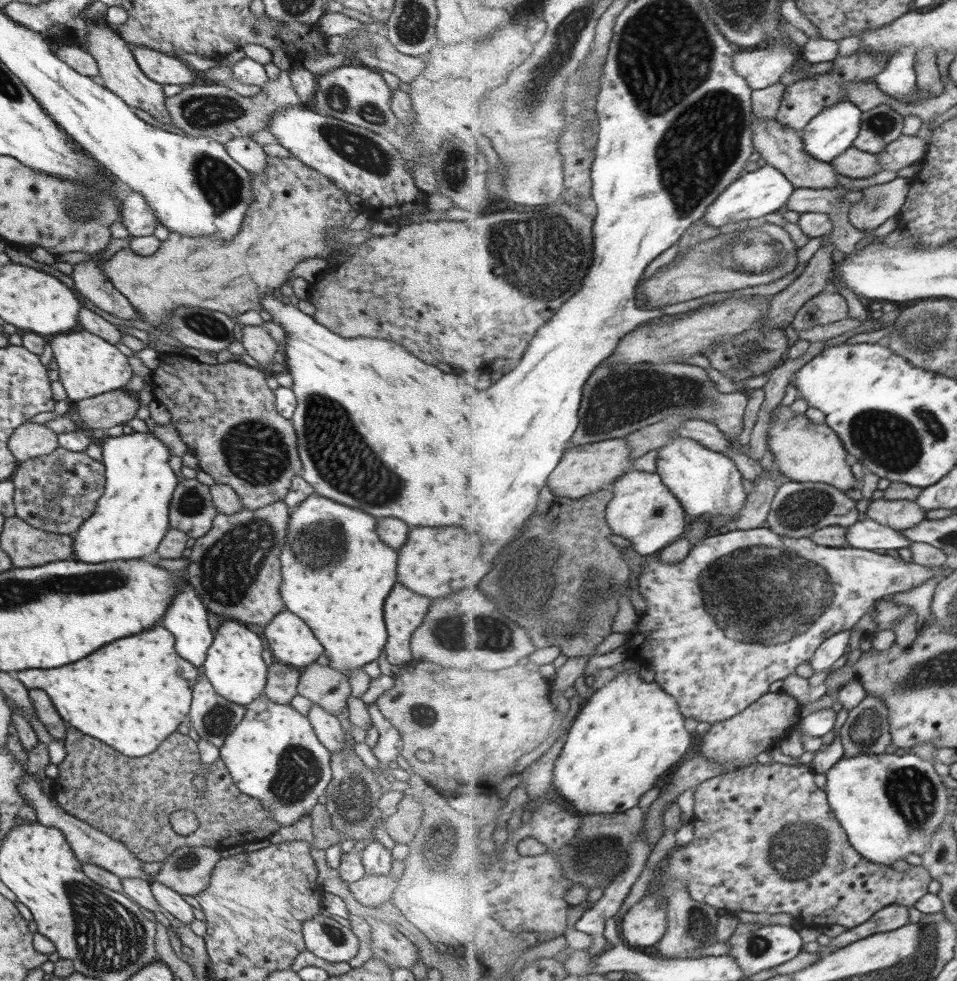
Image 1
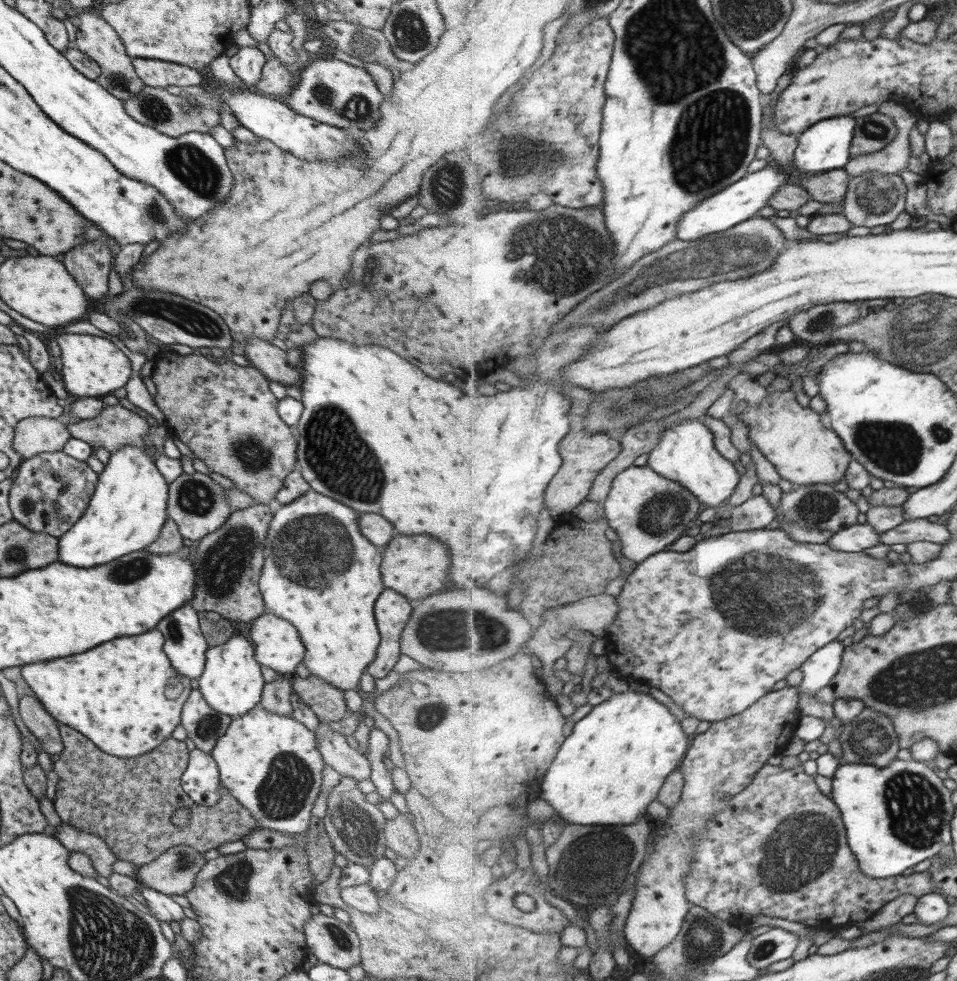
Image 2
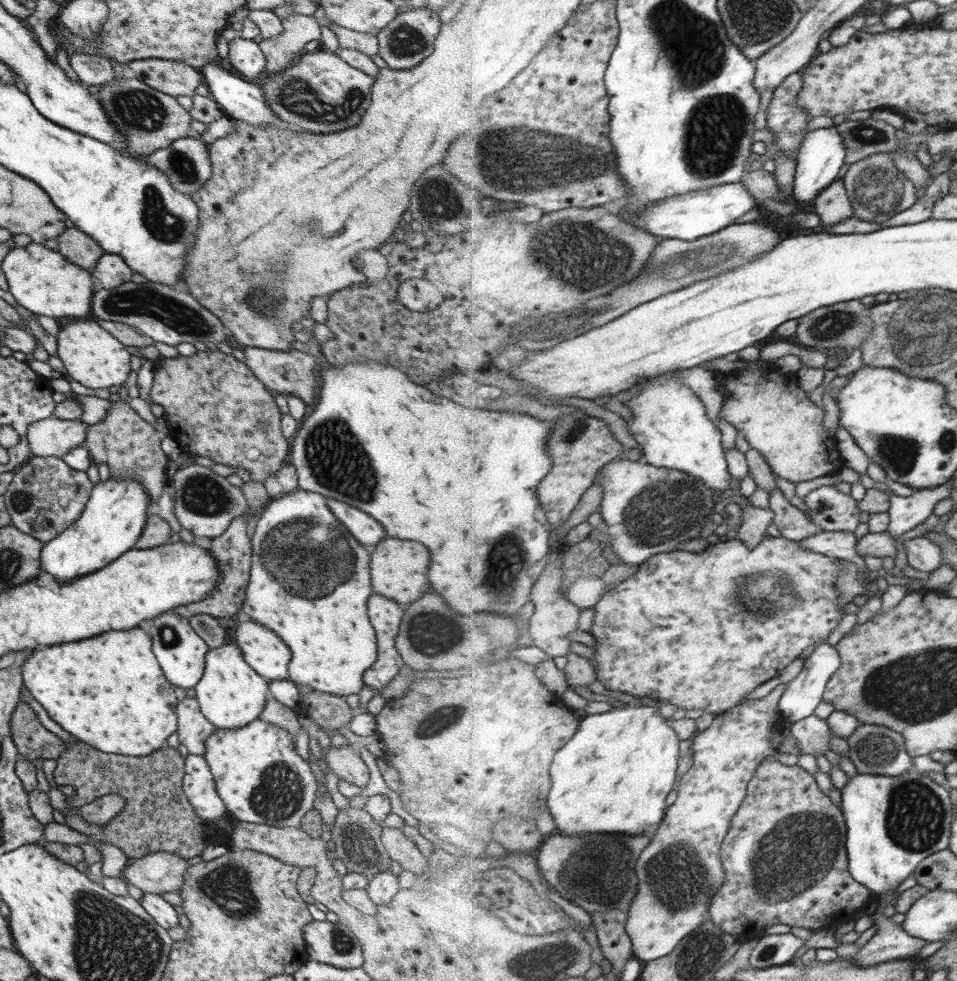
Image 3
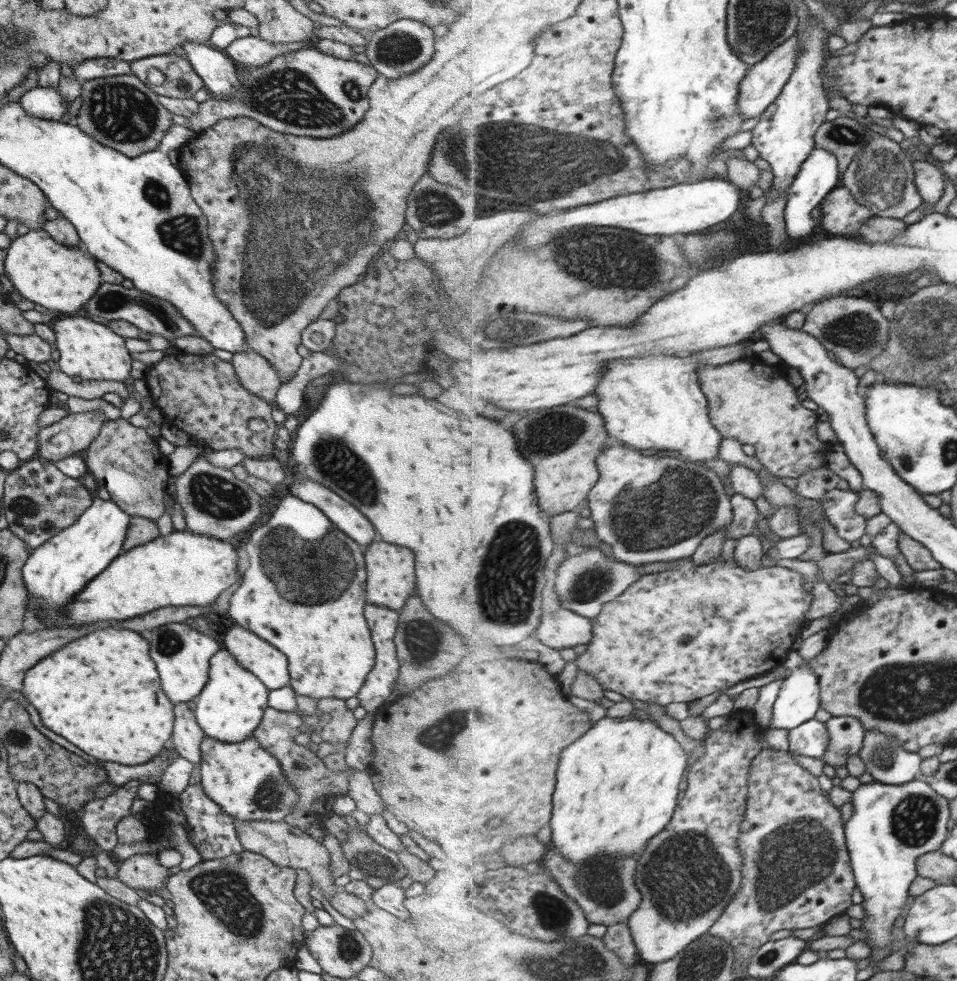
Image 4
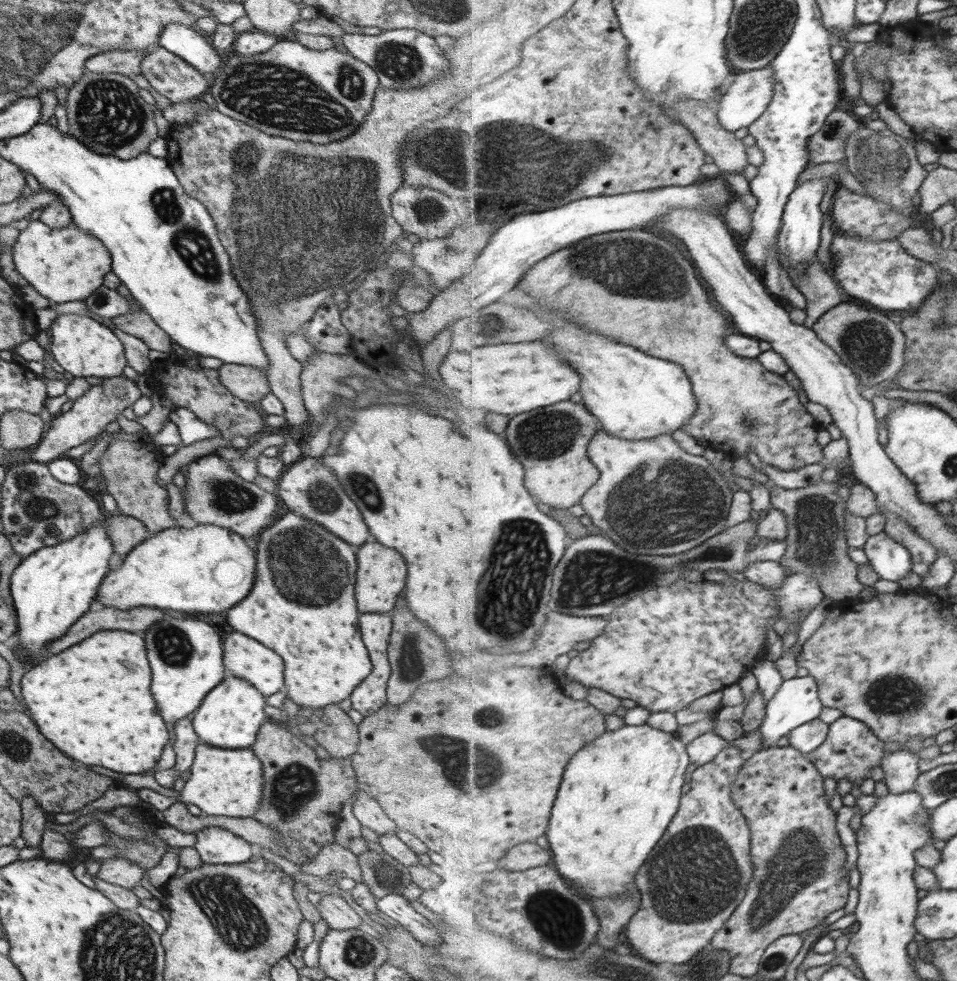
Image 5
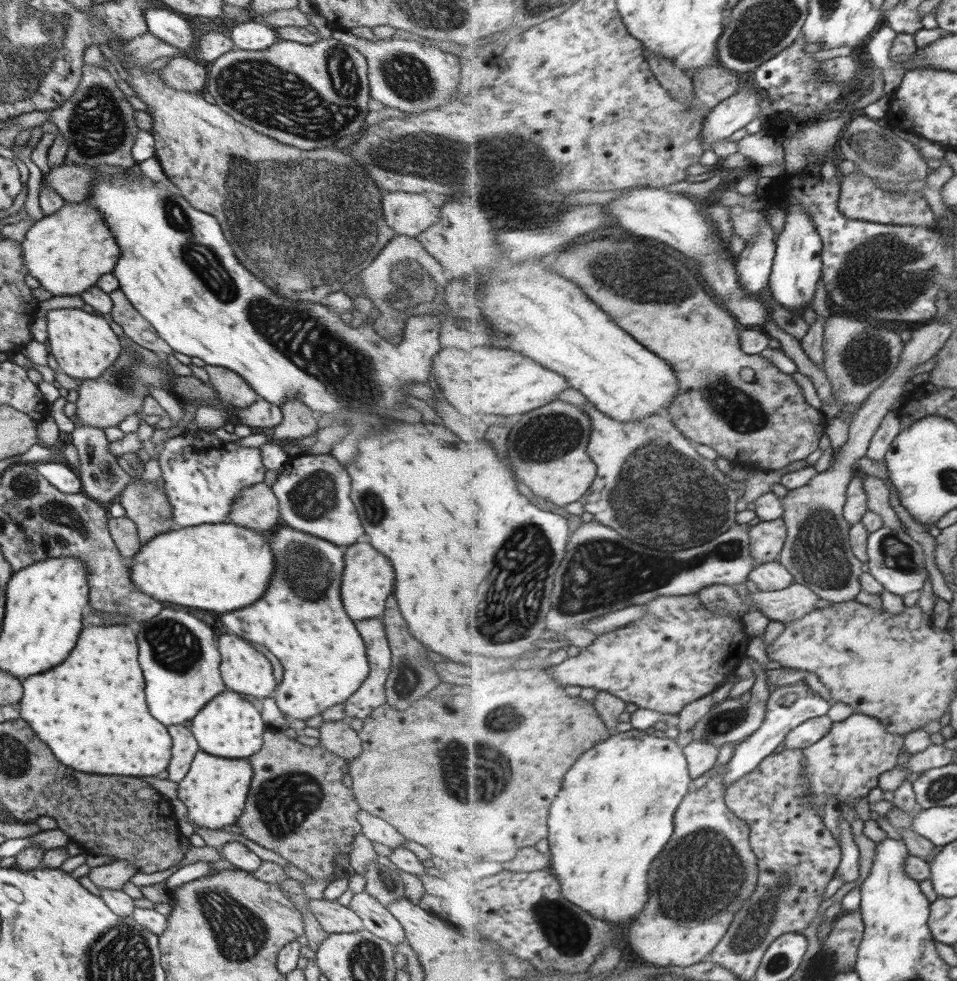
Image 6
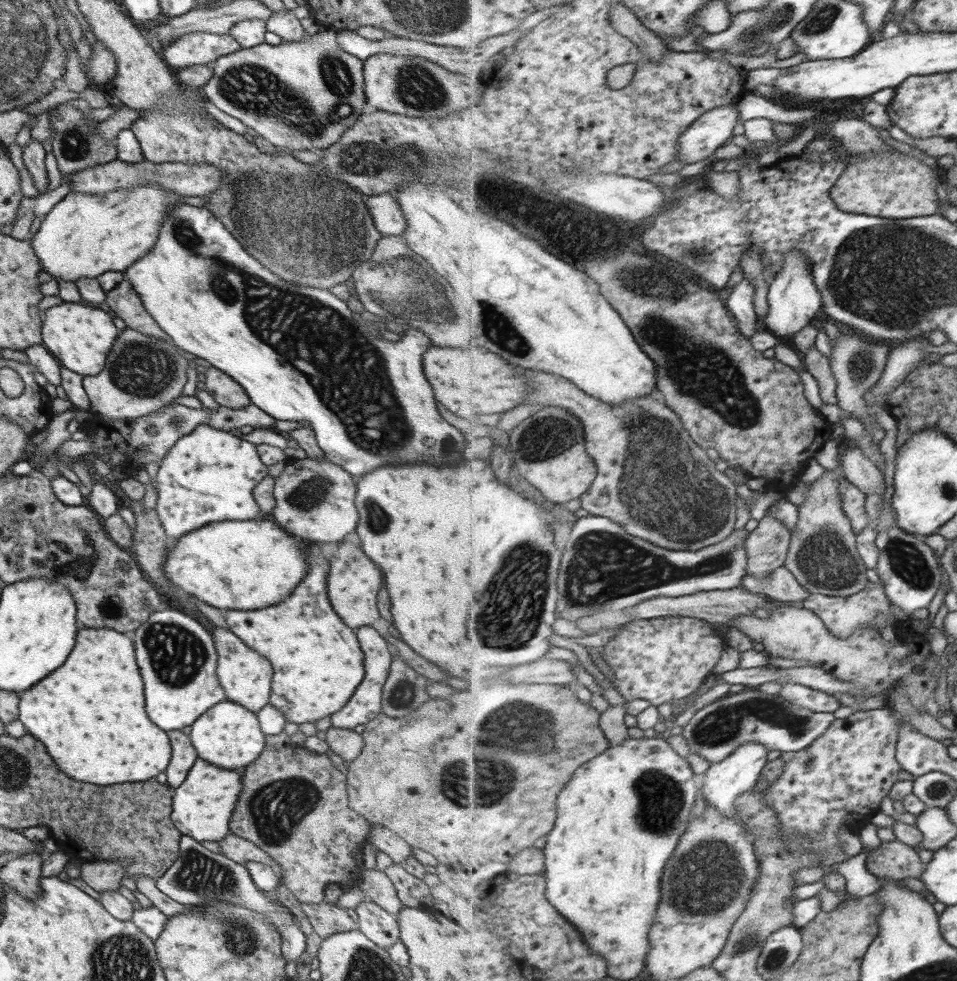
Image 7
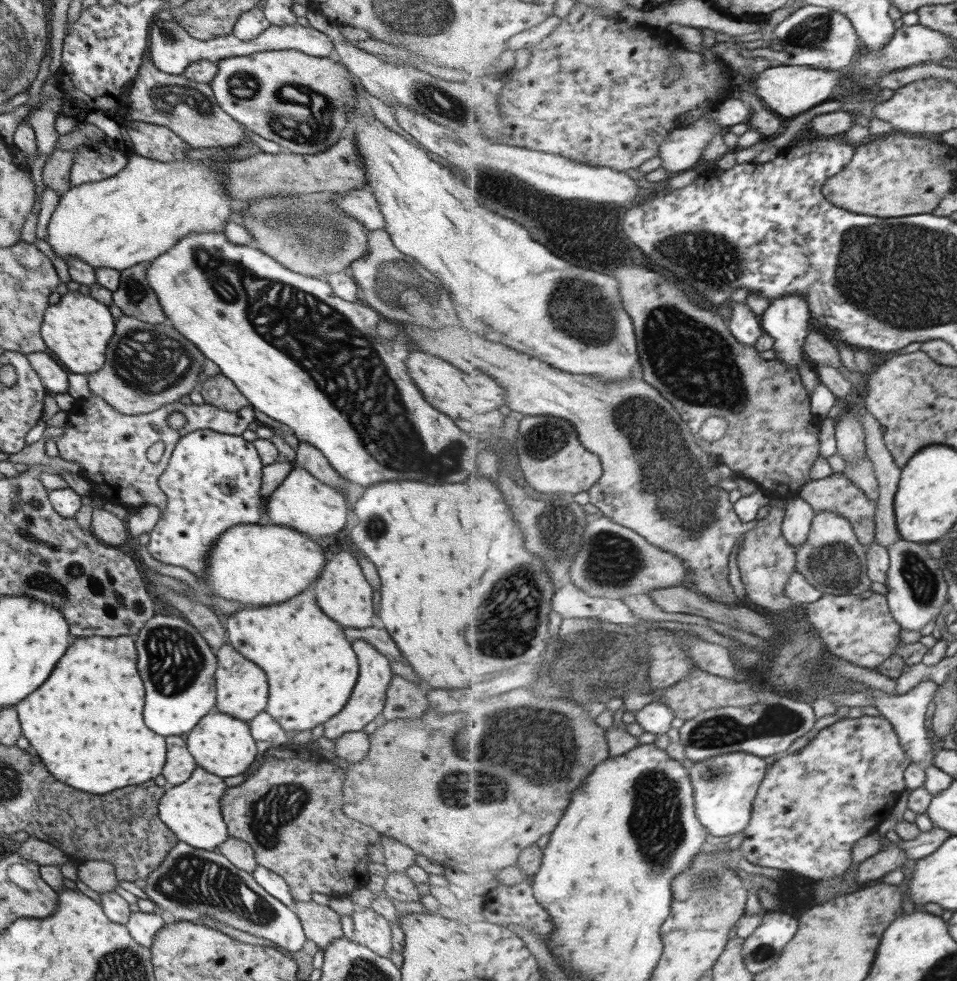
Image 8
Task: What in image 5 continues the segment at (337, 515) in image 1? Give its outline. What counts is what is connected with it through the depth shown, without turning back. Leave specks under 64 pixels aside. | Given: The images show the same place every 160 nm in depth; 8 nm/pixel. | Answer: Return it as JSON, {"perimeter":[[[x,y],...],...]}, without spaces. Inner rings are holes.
{"perimeter":[[[292,511],[286,512],[279,520],[271,524],[264,532],[258,534],[259,543],[256,546],[256,570],[255,581],[250,589],[250,592],[243,598],[237,605],[228,609],[228,624],[236,630],[242,632],[249,638],[256,639],[257,642],[262,642],[264,646],[272,648],[276,654],[284,658],[286,670],[284,670],[284,680],[286,680],[286,688],[284,691],[290,700],[298,706],[306,707],[308,709],[326,708],[332,704],[341,703],[342,701],[350,698],[352,691],[364,681],[372,671],[372,664],[366,646],[360,635],[360,628],[358,628],[358,605],[355,597],[354,584],[348,584],[348,570],[352,570],[352,576],[357,570],[357,556],[356,550],[352,548],[351,544],[344,542],[336,535],[332,536],[329,530],[324,530],[320,524],[310,521],[307,518],[298,516]]]}

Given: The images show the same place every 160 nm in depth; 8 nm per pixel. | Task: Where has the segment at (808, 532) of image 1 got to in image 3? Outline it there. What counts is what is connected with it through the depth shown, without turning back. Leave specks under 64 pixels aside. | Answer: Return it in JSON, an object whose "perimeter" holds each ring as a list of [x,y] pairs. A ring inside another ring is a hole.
{"perimeter":[[[827,485],[814,489],[804,498],[805,504],[808,506],[806,513],[813,519],[815,523],[820,524],[826,531],[852,531],[856,532],[860,526],[860,516],[862,509],[860,502],[854,498],[854,495],[840,492],[836,485]]]}

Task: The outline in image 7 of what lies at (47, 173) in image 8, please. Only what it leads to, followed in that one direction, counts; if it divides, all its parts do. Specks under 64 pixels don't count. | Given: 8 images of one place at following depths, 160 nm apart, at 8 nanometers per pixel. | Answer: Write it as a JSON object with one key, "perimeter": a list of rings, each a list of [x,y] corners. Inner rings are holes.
{"perimeter":[[[70,101],[57,104],[56,107],[49,110],[51,126],[55,129],[55,136],[52,138],[53,154],[57,160],[58,169],[62,178],[74,176],[80,170],[108,164],[116,160],[118,155],[117,144],[108,141],[102,135],[97,133],[98,121],[87,119],[84,115],[91,110],[88,106],[86,110],[77,109]]]}

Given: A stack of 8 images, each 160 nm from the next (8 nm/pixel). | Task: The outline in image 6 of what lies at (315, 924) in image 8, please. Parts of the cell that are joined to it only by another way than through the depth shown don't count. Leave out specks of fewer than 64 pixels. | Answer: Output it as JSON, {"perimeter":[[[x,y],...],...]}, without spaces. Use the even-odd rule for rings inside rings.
{"perimeter":[[[312,899],[309,901],[309,909],[328,934],[364,929],[363,920],[349,906],[340,905],[336,900]]]}

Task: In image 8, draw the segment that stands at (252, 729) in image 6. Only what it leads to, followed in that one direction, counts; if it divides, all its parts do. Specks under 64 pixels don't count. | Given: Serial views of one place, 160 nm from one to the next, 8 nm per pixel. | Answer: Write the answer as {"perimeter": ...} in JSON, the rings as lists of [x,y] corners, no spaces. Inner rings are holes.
{"perimeter":[[[215,710],[200,719],[195,728],[189,732],[186,742],[197,767],[222,779],[246,772],[257,754],[256,740],[252,736],[249,722],[228,714],[220,714]]]}

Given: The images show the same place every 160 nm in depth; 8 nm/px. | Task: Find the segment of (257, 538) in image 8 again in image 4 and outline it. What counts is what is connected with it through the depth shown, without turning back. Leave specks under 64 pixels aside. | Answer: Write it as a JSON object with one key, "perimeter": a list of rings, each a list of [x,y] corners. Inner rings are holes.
{"perimeter":[[[174,529],[168,535],[159,535],[150,542],[118,555],[106,570],[92,578],[80,593],[75,594],[75,599],[60,608],[63,609],[63,617],[56,626],[98,624],[102,620],[107,624],[109,621],[128,620],[167,606],[208,607],[216,602],[218,594],[228,590],[239,578],[238,554],[228,540]]]}

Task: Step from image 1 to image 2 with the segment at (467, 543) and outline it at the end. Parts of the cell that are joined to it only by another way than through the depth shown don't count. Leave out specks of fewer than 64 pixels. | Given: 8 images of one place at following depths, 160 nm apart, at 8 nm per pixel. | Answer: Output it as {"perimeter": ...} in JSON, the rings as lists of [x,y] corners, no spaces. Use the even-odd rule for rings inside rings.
{"perimeter":[[[396,534],[387,544],[381,562],[382,580],[386,589],[394,589],[397,593],[409,598],[413,603],[441,592],[448,586],[448,548],[442,542],[434,542],[432,536],[406,536]]]}

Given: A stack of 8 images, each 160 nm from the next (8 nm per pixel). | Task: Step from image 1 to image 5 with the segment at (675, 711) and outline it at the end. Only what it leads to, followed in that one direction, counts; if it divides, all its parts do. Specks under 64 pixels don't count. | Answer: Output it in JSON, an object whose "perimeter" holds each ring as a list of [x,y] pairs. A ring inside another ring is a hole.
{"perimeter":[[[625,724],[623,727],[604,733],[600,738],[592,741],[589,745],[586,745],[579,753],[576,753],[571,758],[571,764],[567,766],[567,772],[564,776],[563,786],[559,792],[559,798],[555,802],[555,808],[553,809],[553,815],[551,818],[551,825],[549,826],[548,840],[552,846],[554,852],[553,864],[563,874],[570,884],[579,892],[580,895],[585,898],[614,898],[618,894],[622,895],[630,886],[636,888],[636,880],[638,880],[638,874],[640,869],[644,867],[645,862],[652,854],[652,850],[656,848],[656,844],[664,838],[664,834],[668,832],[674,816],[678,814],[683,804],[682,796],[685,795],[684,786],[686,786],[686,772],[690,768],[690,764],[693,764],[690,760],[690,754],[688,754],[687,743],[680,738],[680,735],[664,730],[656,729],[645,724],[642,726],[630,726]]]}

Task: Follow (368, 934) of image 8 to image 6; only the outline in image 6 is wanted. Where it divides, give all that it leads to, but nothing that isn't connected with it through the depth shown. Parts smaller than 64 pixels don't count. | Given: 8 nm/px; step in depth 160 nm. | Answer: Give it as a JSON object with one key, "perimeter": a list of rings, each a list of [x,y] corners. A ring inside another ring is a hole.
{"perimeter":[[[366,891],[356,893],[349,908],[363,920],[364,929],[395,946],[406,942],[403,927],[388,910]]]}

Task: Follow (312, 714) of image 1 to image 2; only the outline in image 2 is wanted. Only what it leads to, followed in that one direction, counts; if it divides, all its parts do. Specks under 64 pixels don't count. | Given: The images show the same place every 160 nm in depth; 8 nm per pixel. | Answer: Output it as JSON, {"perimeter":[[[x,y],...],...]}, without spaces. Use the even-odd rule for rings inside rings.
{"perimeter":[[[320,720],[315,736],[319,740],[319,751],[329,770],[335,770],[340,776],[350,776],[363,781],[371,776],[371,764],[359,749],[350,746],[346,735],[328,727],[328,721]]]}

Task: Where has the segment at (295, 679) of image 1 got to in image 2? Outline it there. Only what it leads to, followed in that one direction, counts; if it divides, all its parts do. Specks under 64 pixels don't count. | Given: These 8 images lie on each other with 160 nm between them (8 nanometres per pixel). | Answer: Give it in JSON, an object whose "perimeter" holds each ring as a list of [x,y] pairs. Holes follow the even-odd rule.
{"perimeter":[[[280,674],[280,678],[265,683],[260,706],[272,714],[292,717],[293,708],[290,697],[293,693],[293,683],[290,675]]]}

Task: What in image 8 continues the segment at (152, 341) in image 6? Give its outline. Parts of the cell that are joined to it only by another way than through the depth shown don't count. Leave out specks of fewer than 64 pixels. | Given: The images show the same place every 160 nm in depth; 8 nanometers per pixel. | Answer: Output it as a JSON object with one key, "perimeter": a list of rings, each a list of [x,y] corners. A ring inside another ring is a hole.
{"perimeter":[[[140,263],[121,271],[120,284],[113,292],[113,304],[126,316],[150,324],[165,324],[168,318],[163,313],[156,293],[150,289],[146,267],[147,263]]]}

